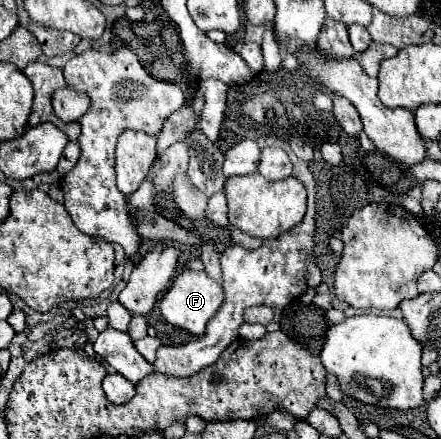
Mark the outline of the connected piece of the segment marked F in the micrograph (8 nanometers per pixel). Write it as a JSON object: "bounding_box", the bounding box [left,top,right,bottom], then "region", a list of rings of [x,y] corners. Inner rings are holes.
{"bounding_box":[159,270,223,336],"region":[[[183,270],[173,280],[173,286],[167,290],[163,300],[159,302],[159,310],[163,318],[175,328],[183,328],[193,336],[203,336],[207,322],[219,312],[221,304],[223,304],[223,288],[213,278],[209,278],[205,272]]]}

